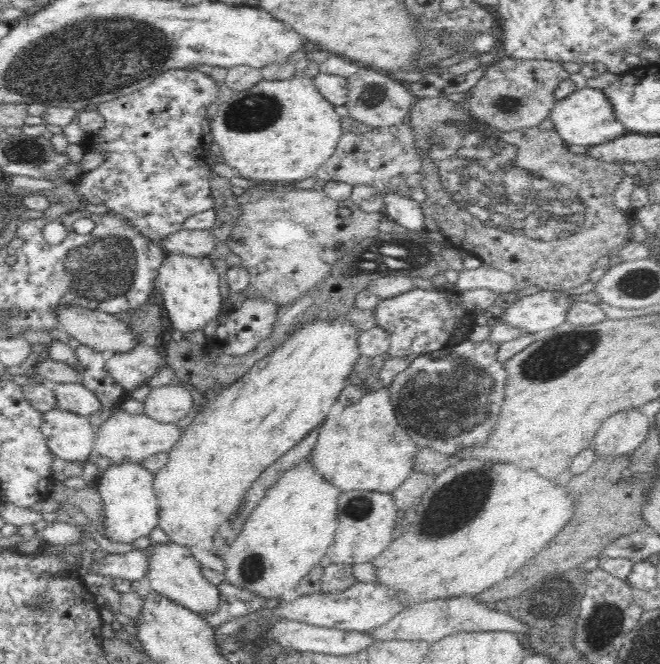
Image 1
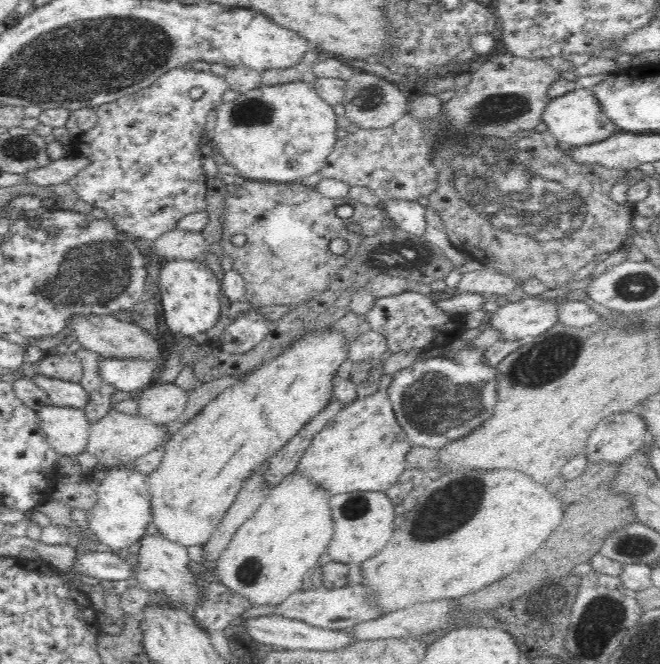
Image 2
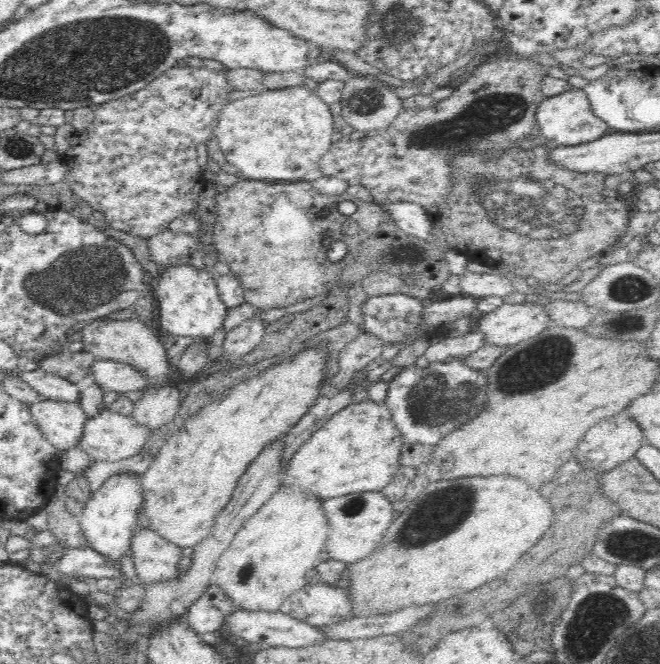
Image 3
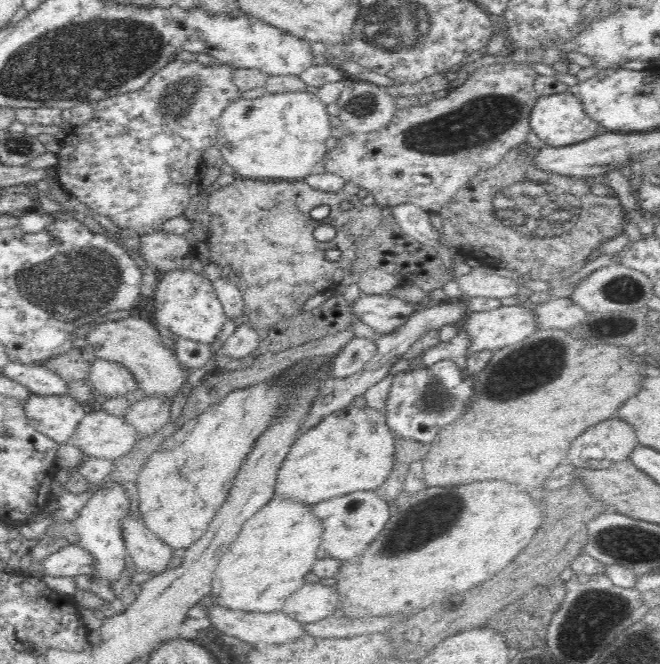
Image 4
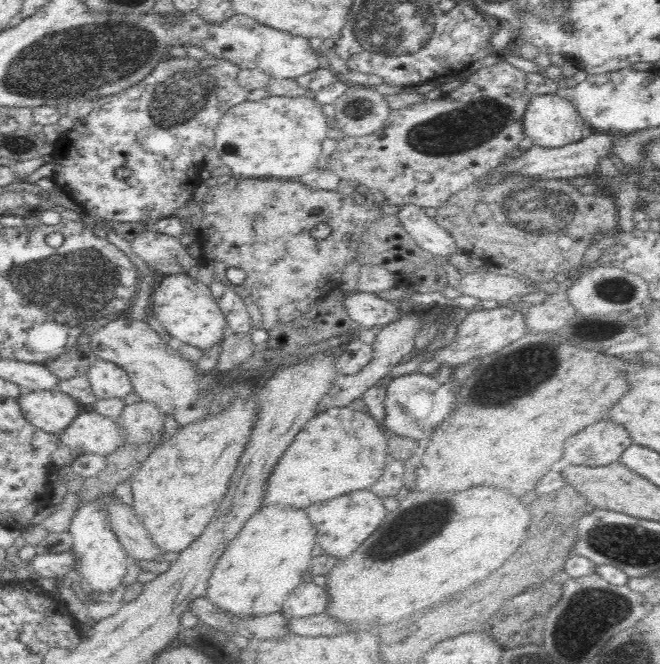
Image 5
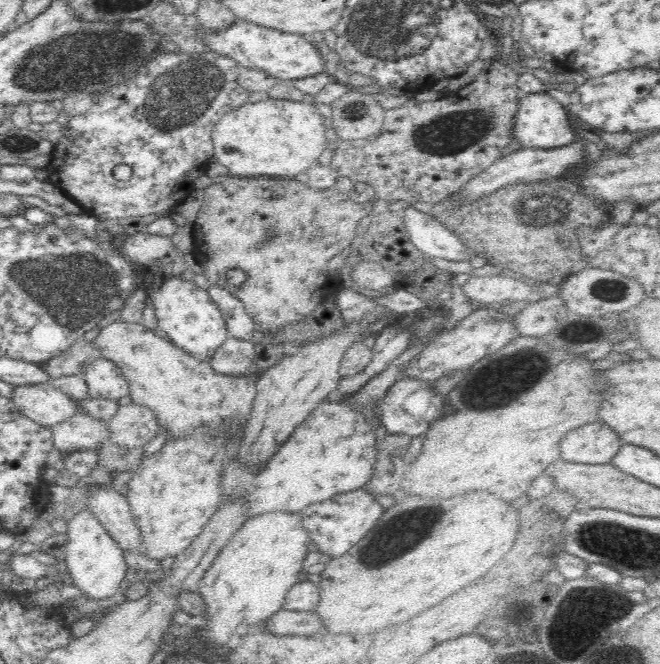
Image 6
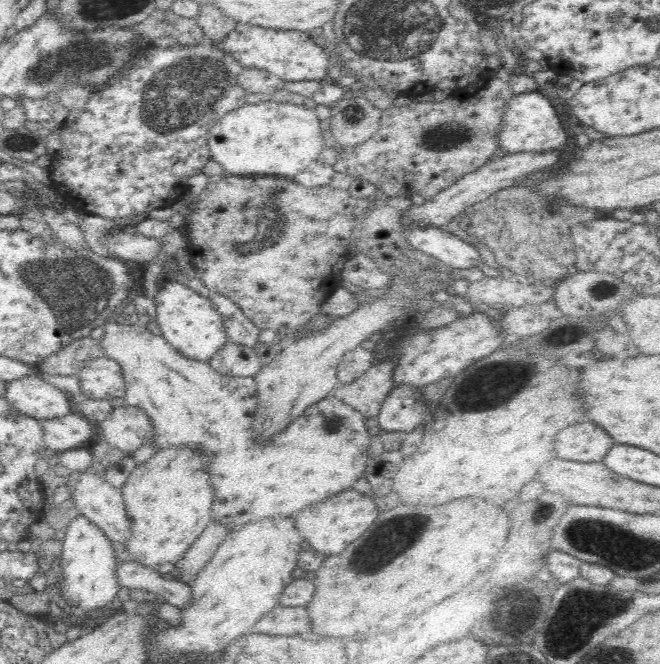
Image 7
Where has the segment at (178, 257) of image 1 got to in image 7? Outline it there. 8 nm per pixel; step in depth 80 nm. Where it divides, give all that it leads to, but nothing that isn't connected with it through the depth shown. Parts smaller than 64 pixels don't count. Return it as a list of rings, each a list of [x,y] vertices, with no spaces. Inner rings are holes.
[[[194,279],[163,280],[149,292],[148,297],[155,302],[157,319],[155,330],[160,333],[174,350],[192,360],[209,360],[226,344],[227,332],[221,315],[216,311],[207,292]]]

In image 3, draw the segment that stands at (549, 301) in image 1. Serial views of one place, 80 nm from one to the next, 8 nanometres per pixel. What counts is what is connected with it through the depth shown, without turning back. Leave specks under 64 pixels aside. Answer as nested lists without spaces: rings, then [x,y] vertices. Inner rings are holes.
[[[499,303],[492,312],[484,315],[474,323],[473,332],[484,335],[485,344],[512,346],[519,342],[538,336],[543,330],[552,326],[545,307],[532,303]]]

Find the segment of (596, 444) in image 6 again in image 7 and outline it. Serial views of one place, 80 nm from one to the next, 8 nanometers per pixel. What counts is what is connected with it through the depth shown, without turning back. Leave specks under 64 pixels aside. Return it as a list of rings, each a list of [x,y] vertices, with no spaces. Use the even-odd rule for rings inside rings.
[[[574,424],[556,434],[554,448],[564,460],[600,462],[606,452],[614,446],[614,440],[596,424]]]

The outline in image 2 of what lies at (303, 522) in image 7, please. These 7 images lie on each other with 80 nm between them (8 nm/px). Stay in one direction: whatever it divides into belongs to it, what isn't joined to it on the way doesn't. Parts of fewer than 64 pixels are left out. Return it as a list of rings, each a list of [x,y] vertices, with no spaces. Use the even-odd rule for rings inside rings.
[[[348,492],[330,498],[332,519],[334,520],[334,536],[327,549],[327,554],[334,562],[342,562],[348,566],[360,565],[371,556],[381,552],[392,538],[395,506],[383,492]]]

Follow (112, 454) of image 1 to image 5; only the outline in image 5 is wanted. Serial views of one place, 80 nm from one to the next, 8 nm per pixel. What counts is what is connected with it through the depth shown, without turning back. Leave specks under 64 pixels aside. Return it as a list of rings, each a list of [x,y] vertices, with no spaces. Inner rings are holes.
[[[85,410],[58,434],[58,439],[62,445],[103,457],[120,452],[126,443],[115,419]]]

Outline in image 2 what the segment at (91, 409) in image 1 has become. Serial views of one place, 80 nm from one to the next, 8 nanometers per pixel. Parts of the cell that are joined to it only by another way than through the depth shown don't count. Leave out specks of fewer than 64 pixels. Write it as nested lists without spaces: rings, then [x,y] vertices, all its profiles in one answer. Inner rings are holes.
[[[39,372],[31,379],[34,381],[34,384],[37,384],[47,393],[47,397],[52,400],[54,405],[85,410],[89,396],[80,383],[50,378]]]

